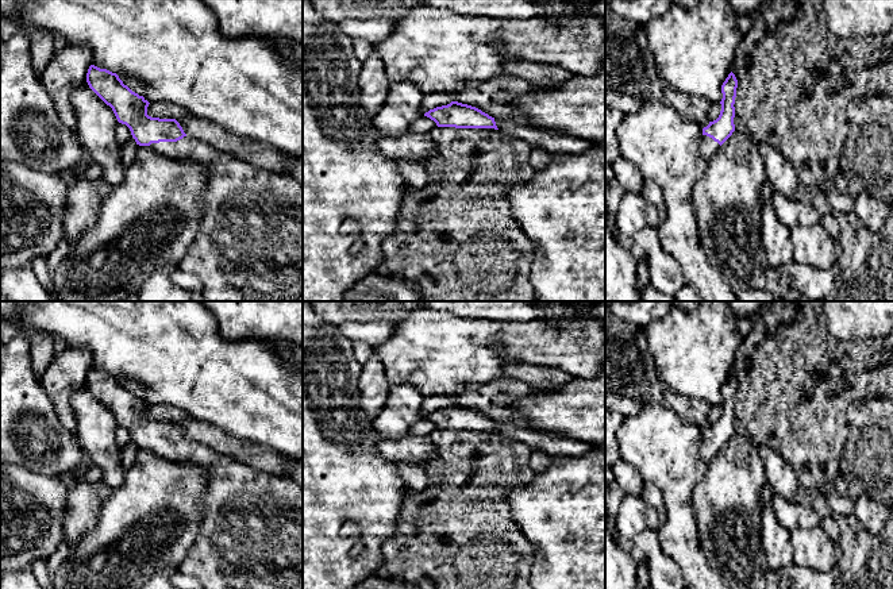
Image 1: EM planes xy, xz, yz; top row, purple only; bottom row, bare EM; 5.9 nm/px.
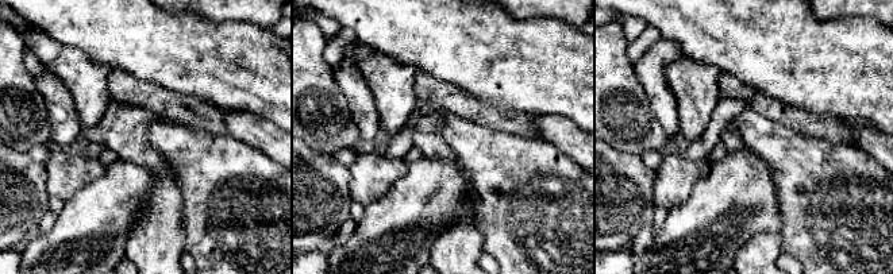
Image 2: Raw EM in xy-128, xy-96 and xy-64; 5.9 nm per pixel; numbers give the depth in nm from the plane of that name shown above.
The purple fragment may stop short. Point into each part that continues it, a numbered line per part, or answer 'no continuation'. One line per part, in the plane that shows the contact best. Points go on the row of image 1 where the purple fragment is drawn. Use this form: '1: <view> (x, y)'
1: xy (249, 247)

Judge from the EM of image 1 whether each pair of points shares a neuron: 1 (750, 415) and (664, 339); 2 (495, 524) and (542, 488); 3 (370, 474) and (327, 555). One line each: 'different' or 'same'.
1: different
2: different
3: same

